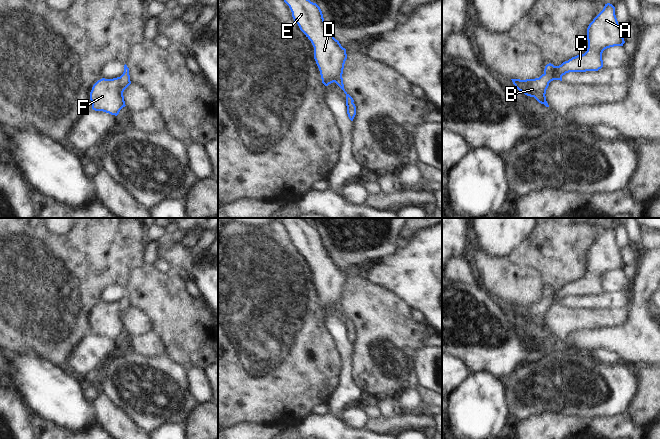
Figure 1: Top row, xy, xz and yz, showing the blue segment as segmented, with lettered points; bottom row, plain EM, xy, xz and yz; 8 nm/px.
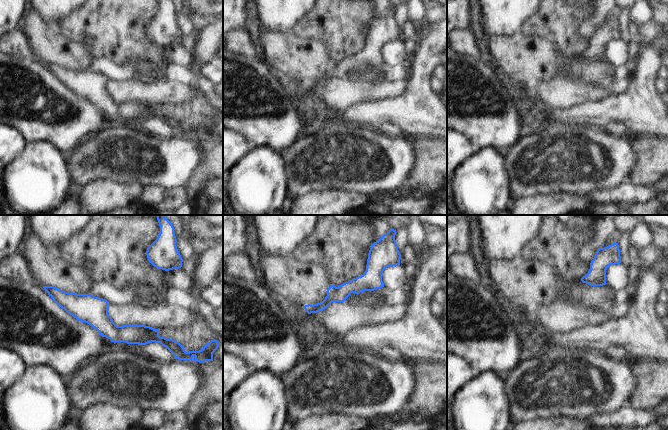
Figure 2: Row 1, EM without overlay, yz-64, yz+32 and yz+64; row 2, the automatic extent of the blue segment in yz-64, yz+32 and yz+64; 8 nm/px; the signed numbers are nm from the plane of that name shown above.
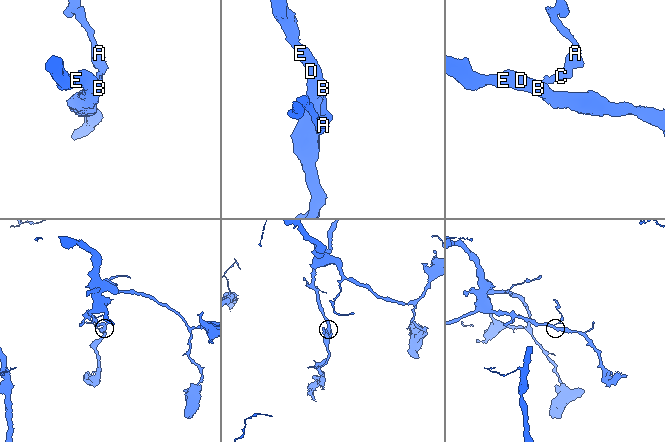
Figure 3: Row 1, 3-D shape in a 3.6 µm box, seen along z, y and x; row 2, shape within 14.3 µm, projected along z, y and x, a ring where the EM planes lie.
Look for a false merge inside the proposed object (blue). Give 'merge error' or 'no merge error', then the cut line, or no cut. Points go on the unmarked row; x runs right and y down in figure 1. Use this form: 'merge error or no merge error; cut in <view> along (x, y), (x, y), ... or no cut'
no merge error; no cut

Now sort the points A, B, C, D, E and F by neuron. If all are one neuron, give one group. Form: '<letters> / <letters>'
A B C D E F

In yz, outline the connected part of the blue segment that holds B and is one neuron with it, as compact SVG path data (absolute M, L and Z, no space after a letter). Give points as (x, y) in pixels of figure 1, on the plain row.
M607 227L603 234L593 243L587 252L587 275L572 281L559 290L549 287L544 297L535 303L511 303L515 311L527 320L534 321L539 327L549 331L546 314L553 304L562 305L562 300L569 296L598 295L603 291L602 277L614 270L625 267L618 248L615 231Z

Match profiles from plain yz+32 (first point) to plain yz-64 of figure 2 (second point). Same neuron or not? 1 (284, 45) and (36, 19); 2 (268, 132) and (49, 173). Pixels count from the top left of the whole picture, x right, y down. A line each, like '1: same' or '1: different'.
1: same
2: different

